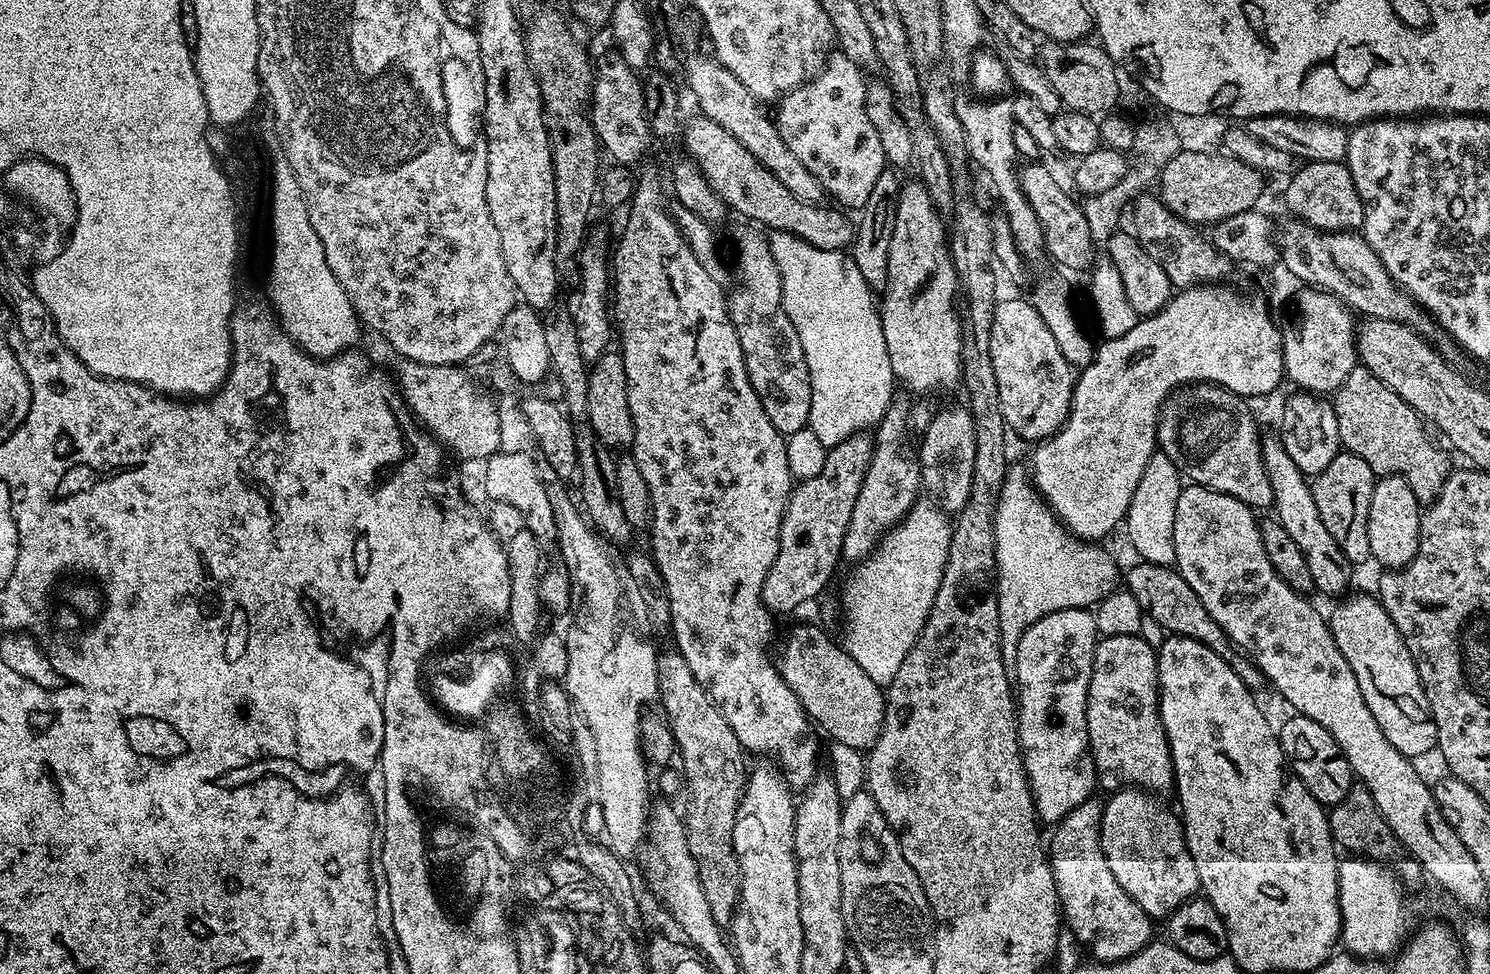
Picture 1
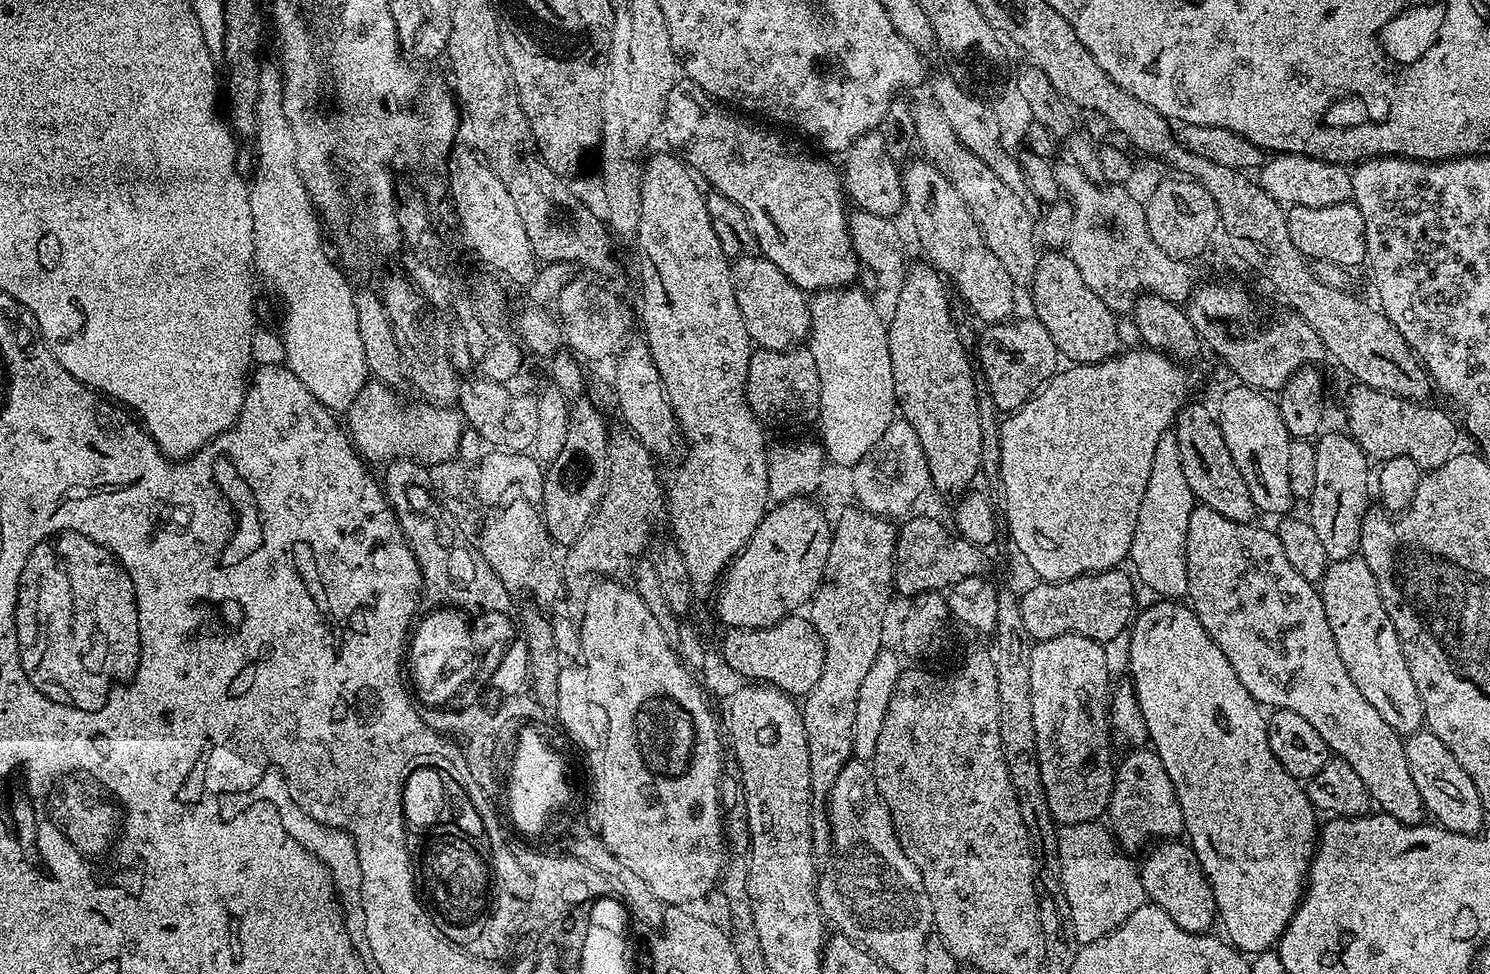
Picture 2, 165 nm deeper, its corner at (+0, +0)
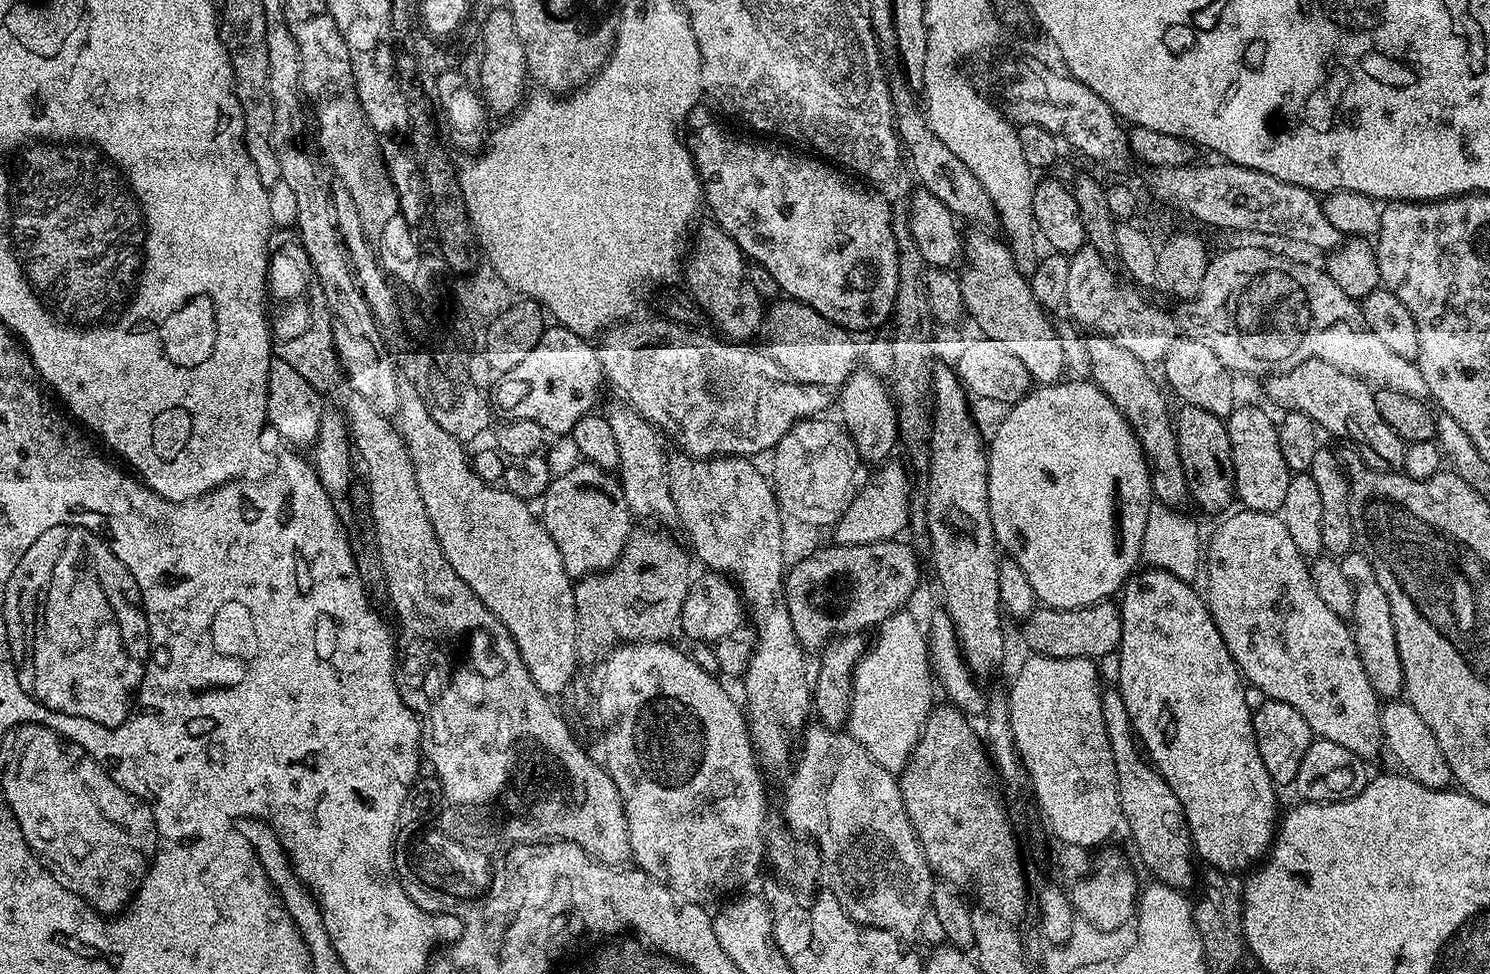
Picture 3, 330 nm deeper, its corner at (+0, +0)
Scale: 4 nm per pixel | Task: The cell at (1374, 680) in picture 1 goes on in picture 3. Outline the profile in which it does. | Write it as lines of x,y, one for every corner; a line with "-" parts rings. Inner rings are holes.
1363,551
1347,552
1346,555
1339,557
1339,561
1342,566
1342,574
1346,574
1354,590
1354,610
1350,617
1350,627
1360,661
1366,670
1366,678
1370,678
1370,686
1374,686
1377,696
1381,698
1399,697
1404,687
1404,675
1402,674
1402,662
1398,658
1394,622
1390,614
1390,602
1386,598
1386,590
1378,586
1378,578

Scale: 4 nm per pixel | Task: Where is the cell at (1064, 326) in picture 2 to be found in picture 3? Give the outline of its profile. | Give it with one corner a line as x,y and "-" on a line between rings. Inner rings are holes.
1095,334
1087,338
1088,345
1085,346
1084,352
1088,355
1088,366
1092,370
1091,379
1106,393
1110,402
1114,402
1114,406
1132,427
1136,441
1140,444
1140,450
1144,453
1144,461
1148,464
1148,477
1152,483
1153,497
1161,504
1180,506
1183,500
1189,499
1188,487
1186,474
1182,470
1182,458
1178,452
1174,416
1171,411
1168,413
1169,397
1161,381
1159,379
1156,381
1148,373
1151,372
1149,365
1143,364
1135,354
1130,354
1130,350
1118,346
1114,338

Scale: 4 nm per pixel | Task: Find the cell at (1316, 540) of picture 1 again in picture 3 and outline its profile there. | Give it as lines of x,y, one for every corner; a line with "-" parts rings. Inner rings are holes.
1243,404
1233,408
1226,417
1236,475
1236,496
1249,512
1279,513
1293,473
1289,472
1286,458
1282,458
1282,450
1278,446
1278,424
1262,409
1255,408
1252,404

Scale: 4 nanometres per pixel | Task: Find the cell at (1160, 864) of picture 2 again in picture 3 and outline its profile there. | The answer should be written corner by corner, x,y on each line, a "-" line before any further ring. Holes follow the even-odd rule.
1119,690
1105,691
1100,697
1102,702
1102,722
1106,722
1106,738
1110,738
1110,750
1114,753
1114,766
1118,774
1118,794
1120,795
1120,814
1123,823
1128,824
1132,831
1132,840
1136,843
1136,852
1140,860
1153,872
1155,879
1161,884
1188,890
1192,883
1197,883
1198,872
1192,865
1194,861
1194,849
1192,846
1192,835
1188,829
1188,823
1182,810
1182,802
1170,790
1166,778
1146,759
1141,745
1138,743
1136,731
1132,728
1130,714
1126,714
1126,702
1122,702
1122,694

